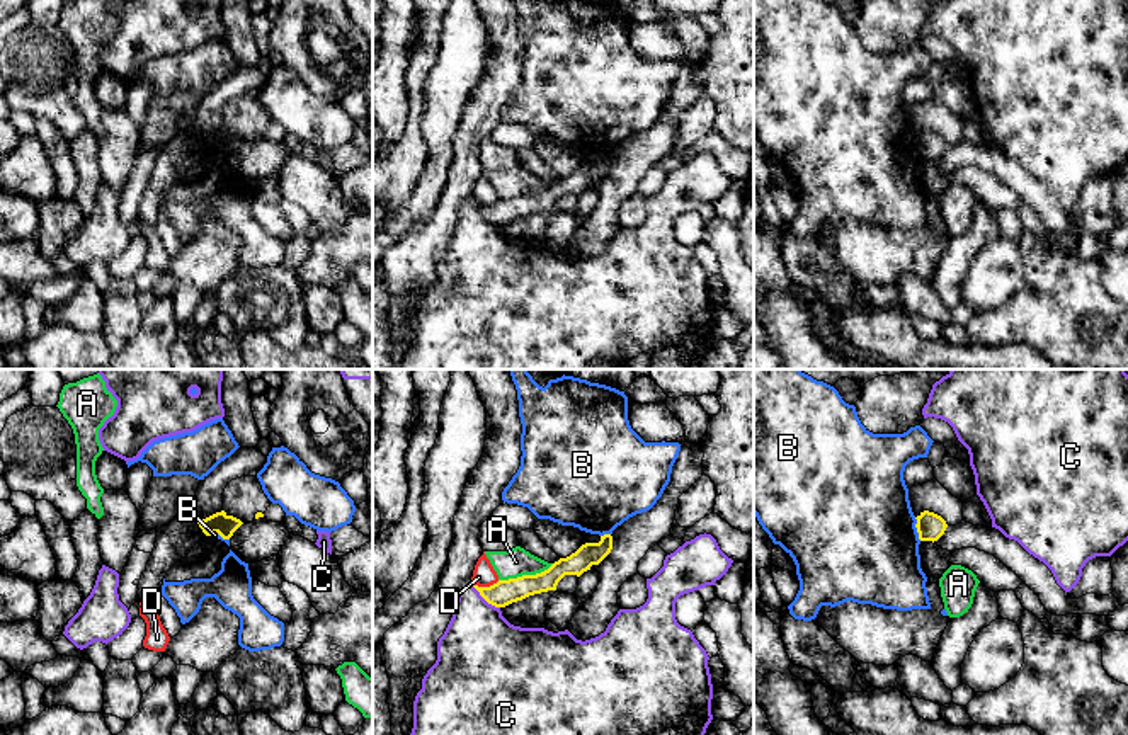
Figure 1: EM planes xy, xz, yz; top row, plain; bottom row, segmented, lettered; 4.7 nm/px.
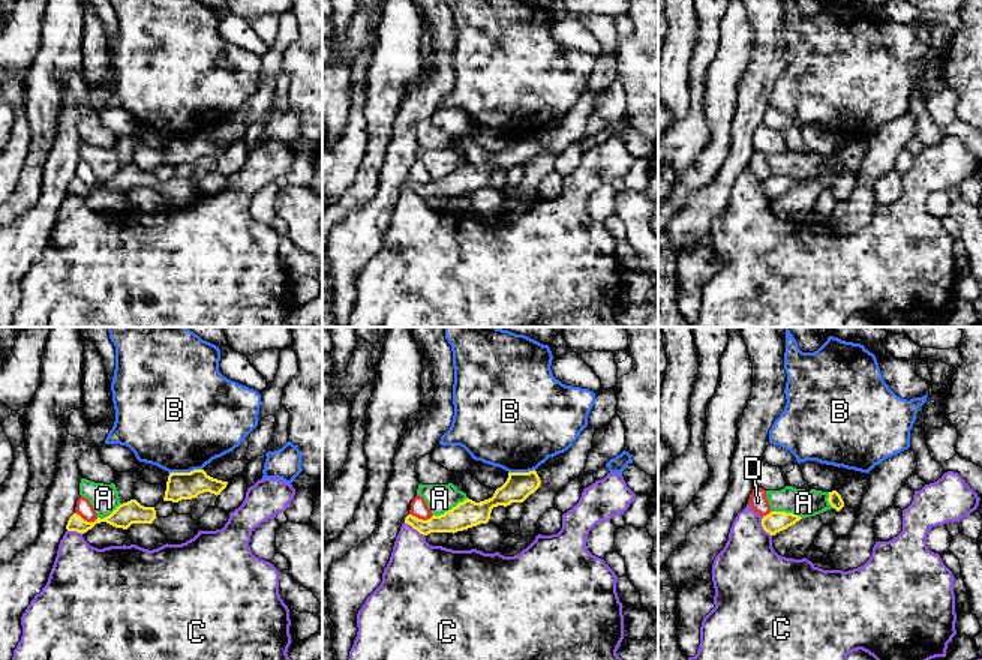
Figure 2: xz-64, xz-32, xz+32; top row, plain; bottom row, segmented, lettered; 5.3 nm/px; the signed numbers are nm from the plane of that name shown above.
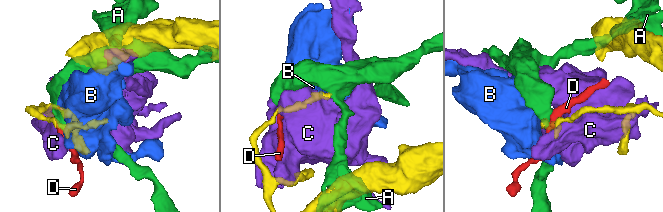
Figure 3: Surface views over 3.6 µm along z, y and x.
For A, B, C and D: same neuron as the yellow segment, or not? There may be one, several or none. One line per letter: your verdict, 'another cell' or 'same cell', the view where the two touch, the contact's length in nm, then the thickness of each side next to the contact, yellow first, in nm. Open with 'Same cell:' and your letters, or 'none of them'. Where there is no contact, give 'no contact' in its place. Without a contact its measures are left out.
Same cell: none of them
A: another cell; meets yellow in xz; contact 280 nm long; 120 nm thick on the yellow side, 140 nm on the other
B: another cell; meets yellow in yz; contact 120 nm long; 130 nm thick on the yellow side, 500 nm on the other
C: another cell; meets yellow in xz; contact 170 nm long; 120 nm thick on the yellow side, 400 nm on the other
D: another cell; meets yellow in xz; contact 120 nm long; 120 nm thick on the yellow side, 110 nm on the other

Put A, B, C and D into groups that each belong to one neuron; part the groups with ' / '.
A / B / C / D

